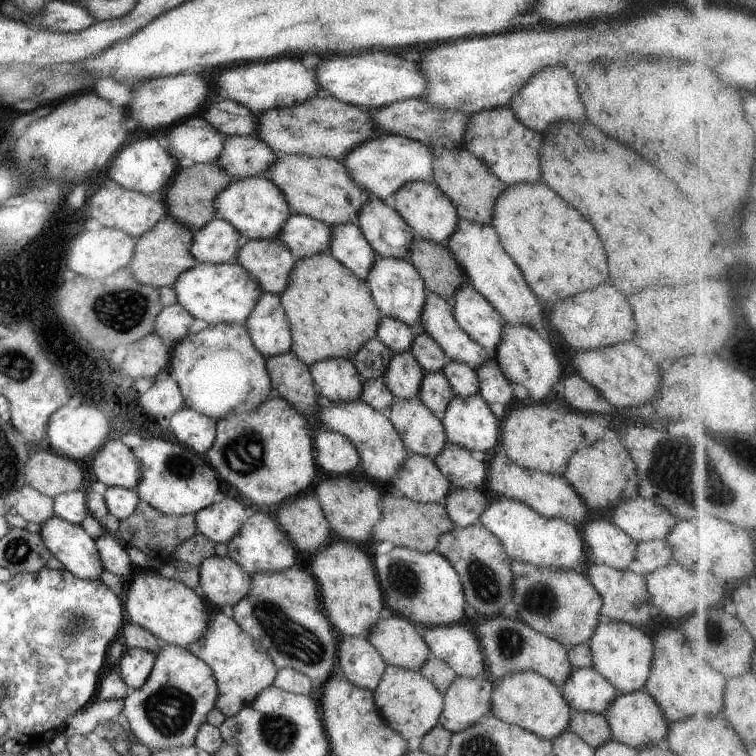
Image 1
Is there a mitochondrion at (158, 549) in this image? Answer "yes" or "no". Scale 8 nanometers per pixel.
yes

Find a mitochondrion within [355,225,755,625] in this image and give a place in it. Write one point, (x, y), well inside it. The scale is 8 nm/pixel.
(670, 465)

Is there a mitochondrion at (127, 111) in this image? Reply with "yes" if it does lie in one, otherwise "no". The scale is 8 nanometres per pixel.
no

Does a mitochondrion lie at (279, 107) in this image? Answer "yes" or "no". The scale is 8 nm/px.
no

